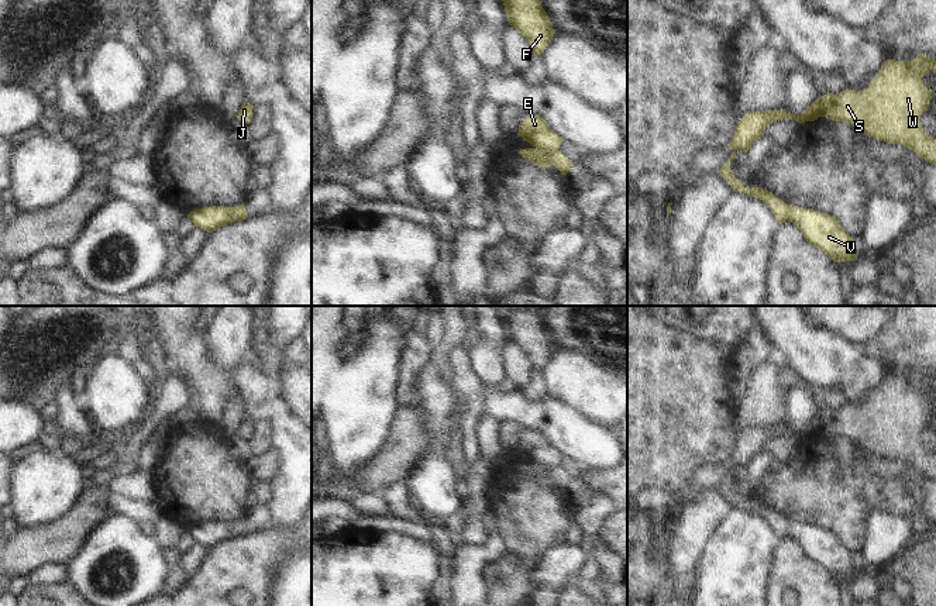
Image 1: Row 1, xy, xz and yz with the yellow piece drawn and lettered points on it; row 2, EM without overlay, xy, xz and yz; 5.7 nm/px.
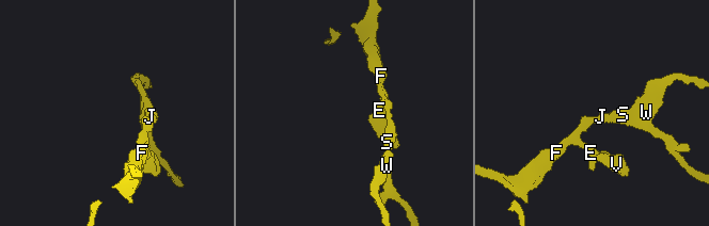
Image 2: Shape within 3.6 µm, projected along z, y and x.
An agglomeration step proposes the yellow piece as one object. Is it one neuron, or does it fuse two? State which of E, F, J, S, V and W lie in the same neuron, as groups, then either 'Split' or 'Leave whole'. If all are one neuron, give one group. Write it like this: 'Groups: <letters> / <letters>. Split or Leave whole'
Groups: E F J S W / V. Split

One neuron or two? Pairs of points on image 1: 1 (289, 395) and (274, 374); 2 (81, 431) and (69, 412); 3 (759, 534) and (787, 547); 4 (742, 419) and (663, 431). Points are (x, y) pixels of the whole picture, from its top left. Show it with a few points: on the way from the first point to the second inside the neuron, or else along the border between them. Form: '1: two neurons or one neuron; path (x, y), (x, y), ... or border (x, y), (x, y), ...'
1: two neurons; border (285, 358), (281, 375), (274, 381)
2: one neuron; path (79, 427), (69, 416)
3: two neurons; border (780, 540), (768, 575)
4: two neurons; border (737, 405), (729, 423), (729, 430), (736, 438)

